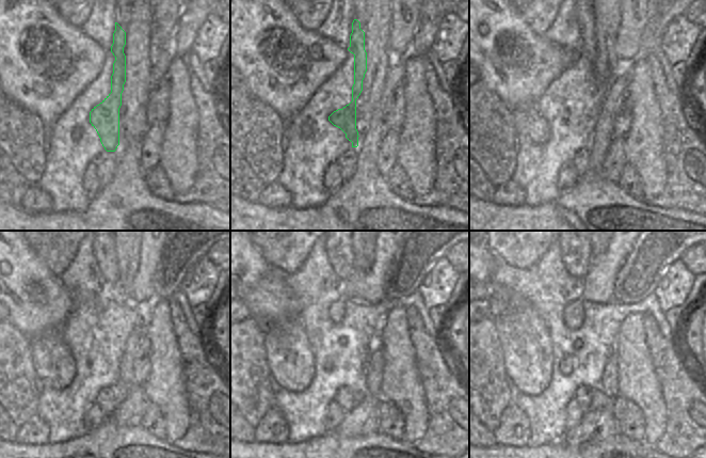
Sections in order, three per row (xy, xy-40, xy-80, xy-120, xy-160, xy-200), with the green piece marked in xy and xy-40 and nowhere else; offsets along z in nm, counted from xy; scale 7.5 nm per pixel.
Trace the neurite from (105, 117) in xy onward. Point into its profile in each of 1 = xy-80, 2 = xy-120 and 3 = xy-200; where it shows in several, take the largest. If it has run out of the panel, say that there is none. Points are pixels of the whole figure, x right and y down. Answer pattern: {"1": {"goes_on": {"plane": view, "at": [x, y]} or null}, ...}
{"1": {"goes_on": {"plane": "xy-80", "at": [584, 14]}}, "2": {"goes_on": {"plane": "xy-120", "at": [105, 252]}}, "3": {"goes_on": {"plane": "xy-200", "at": [576, 252]}}}

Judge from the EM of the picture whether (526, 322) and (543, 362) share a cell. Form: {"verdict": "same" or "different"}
{"verdict": "same"}

